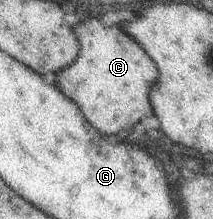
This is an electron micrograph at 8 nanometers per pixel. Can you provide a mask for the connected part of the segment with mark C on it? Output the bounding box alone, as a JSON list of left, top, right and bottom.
[55,18,157,135]

